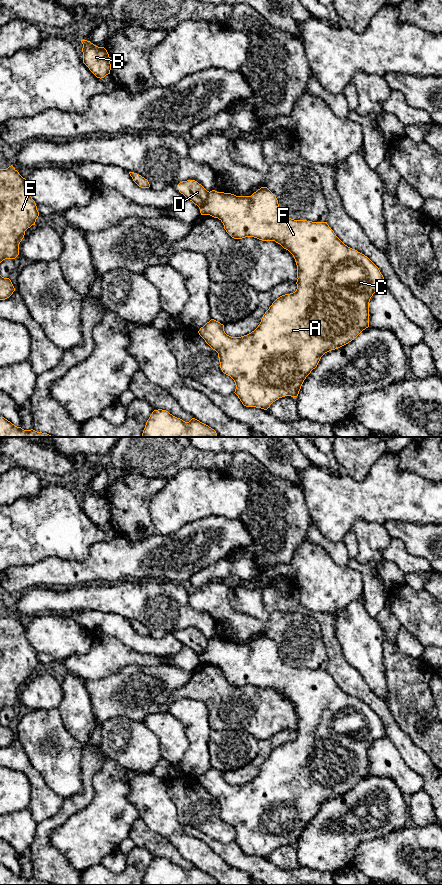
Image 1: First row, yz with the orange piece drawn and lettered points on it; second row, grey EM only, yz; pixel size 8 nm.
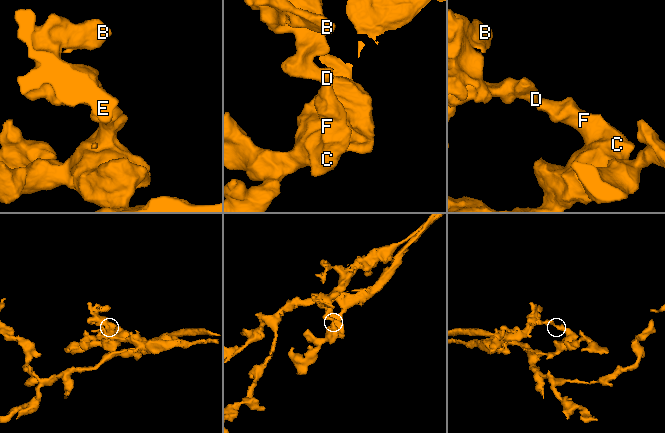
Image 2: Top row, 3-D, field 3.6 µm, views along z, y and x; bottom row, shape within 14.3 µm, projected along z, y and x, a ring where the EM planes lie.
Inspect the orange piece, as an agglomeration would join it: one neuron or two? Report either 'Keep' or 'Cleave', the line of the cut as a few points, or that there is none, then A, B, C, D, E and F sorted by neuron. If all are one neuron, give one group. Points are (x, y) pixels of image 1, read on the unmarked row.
Cleave. Split along yz (209, 640), (206, 649), (199, 655). Groups: A C F / B D E

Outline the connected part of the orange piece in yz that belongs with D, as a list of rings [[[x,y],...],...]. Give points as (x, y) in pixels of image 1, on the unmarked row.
[[[195,628],[180,630],[177,633],[177,637],[198,655],[206,651],[209,642],[209,639]]]

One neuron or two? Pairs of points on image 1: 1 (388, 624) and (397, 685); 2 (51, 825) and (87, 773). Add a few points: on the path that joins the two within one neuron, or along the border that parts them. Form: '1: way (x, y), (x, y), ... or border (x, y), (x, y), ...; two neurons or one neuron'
1: border (385, 635), (395, 645); two neurons
2: way (65, 813), (87, 792), (87, 787); one neuron

